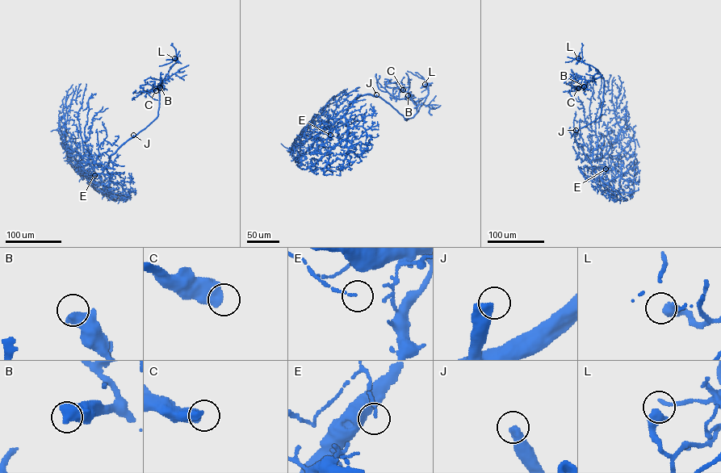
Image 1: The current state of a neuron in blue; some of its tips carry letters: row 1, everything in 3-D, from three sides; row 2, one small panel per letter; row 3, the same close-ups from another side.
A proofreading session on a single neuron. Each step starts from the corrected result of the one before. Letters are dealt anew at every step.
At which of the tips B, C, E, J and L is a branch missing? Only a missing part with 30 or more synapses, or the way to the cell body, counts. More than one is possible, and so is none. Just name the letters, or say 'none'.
J, L

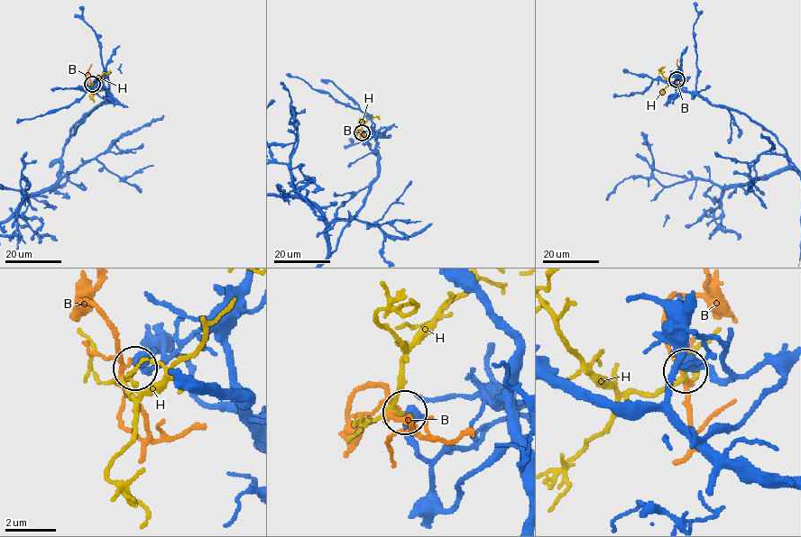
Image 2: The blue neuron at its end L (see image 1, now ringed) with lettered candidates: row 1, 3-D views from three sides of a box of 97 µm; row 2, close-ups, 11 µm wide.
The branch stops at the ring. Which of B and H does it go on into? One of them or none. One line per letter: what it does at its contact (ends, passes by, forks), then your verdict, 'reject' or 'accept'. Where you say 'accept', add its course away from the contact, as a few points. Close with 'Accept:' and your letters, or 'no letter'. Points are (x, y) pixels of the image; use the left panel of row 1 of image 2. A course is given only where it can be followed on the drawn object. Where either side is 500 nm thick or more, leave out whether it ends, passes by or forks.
B: reject
H: accept | via (92, 85), (92, 87), (99, 82), (99, 77), (110, 70)
Accept: H

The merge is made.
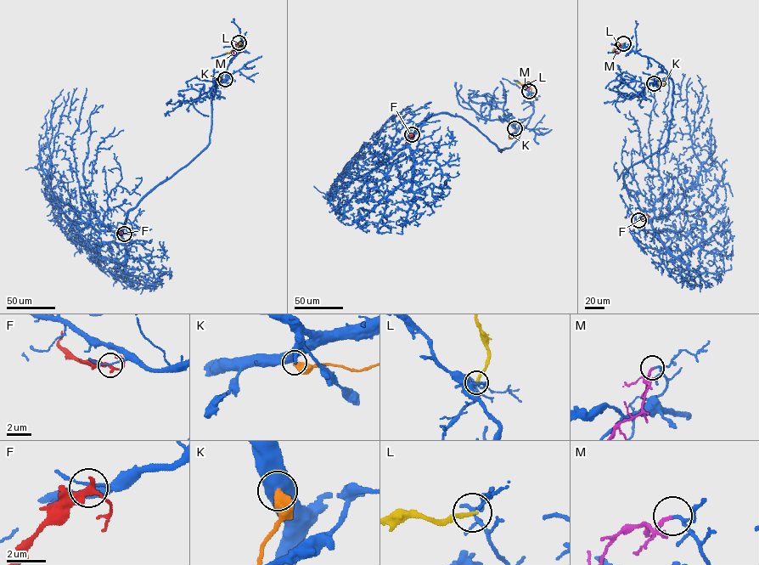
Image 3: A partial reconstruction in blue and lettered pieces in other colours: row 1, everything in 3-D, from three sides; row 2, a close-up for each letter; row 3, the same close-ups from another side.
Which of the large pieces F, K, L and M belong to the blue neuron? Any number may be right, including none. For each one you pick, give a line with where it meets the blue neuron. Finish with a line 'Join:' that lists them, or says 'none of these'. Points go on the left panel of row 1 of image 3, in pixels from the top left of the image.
M: (238, 42)
Join: M

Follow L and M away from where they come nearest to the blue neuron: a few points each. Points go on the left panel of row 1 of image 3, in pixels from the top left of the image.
L: (239, 42), (235, 48), (225, 53)
M: (238, 42), (233, 53)

